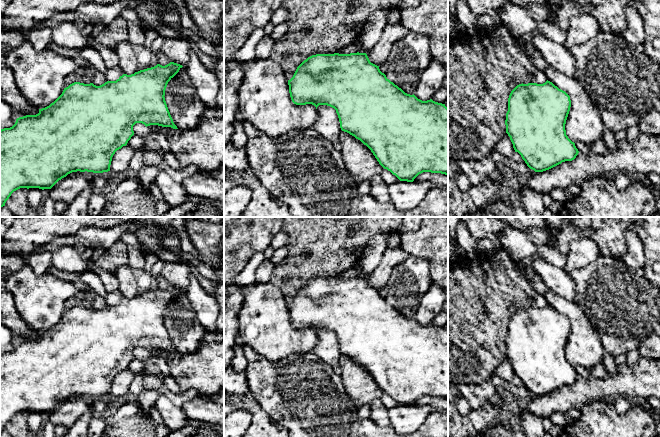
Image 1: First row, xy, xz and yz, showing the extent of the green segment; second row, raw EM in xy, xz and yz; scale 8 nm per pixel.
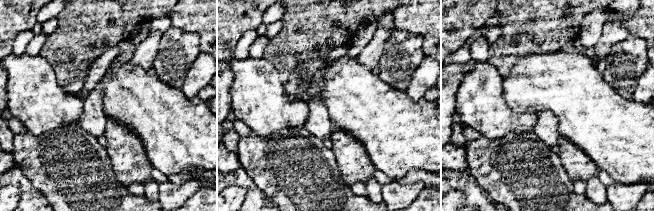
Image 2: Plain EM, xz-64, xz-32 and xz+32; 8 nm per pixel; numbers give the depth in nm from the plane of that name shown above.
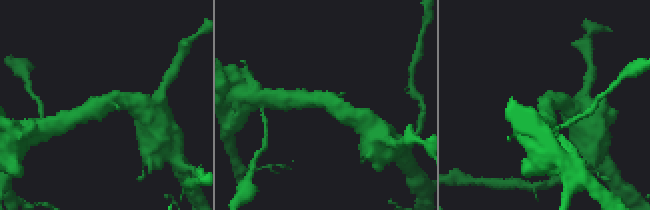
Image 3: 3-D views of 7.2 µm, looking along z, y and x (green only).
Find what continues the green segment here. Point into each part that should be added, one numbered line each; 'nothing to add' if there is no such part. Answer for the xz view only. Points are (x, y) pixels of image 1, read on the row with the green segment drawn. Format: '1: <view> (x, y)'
nothing to add

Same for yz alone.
nothing to add

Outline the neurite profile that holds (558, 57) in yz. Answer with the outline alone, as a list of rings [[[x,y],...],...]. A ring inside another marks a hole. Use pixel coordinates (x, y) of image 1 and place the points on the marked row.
[[[540,32],[531,34],[529,38],[548,66],[568,77],[577,79],[575,59],[563,44],[551,41]]]

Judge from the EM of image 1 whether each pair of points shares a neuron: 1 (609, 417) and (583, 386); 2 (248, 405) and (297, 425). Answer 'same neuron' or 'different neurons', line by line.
1: different neurons
2: different neurons

